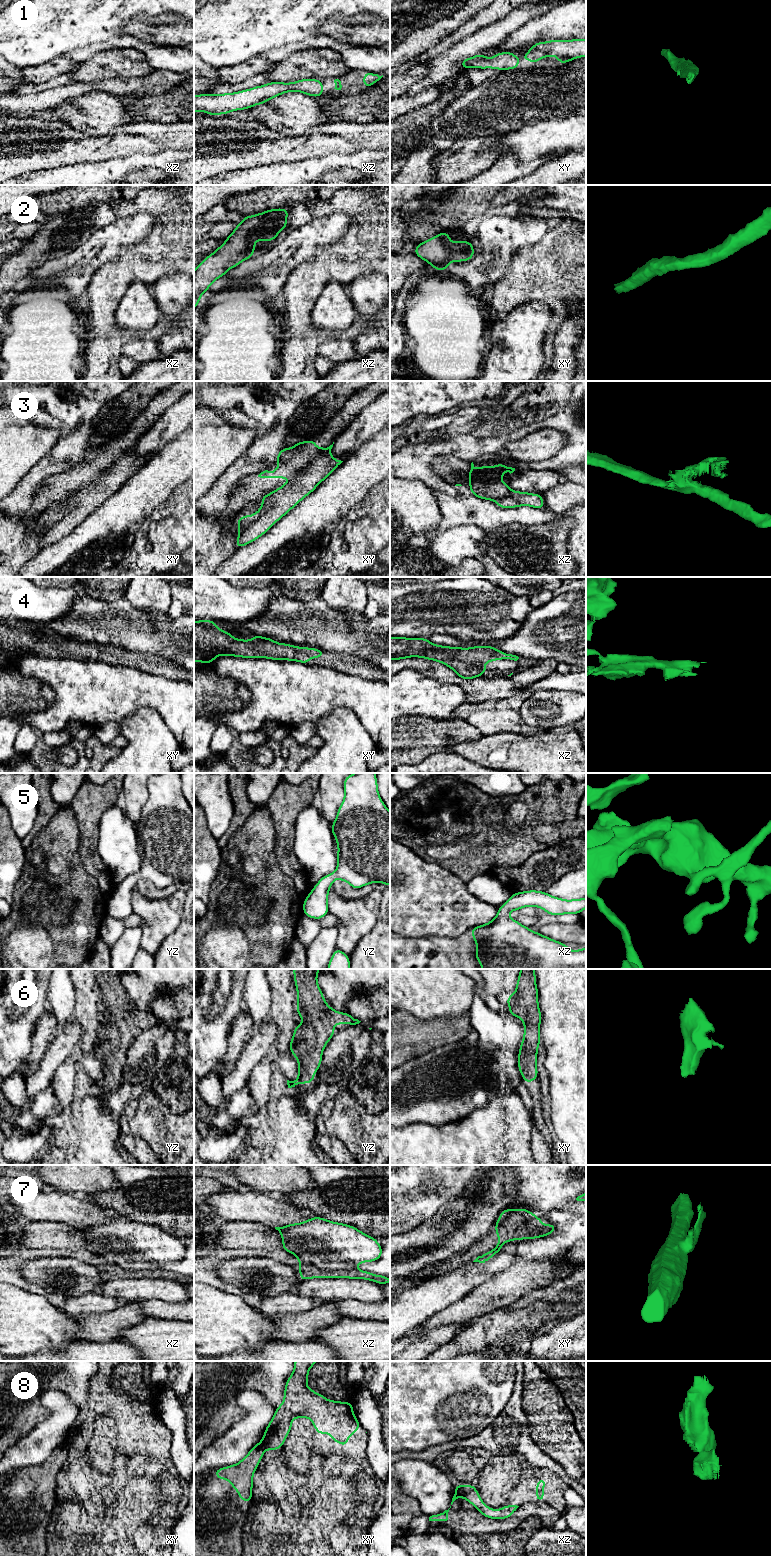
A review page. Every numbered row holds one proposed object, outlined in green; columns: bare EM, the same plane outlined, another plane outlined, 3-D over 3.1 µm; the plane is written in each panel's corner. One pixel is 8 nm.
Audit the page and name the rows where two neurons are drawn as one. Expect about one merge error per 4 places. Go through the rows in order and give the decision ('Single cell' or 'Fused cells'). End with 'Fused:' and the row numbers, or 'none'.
1: Single cell
2: Single cell
3: Fused cells
4: Single cell
5: Single cell
6: Single cell
7: Fused cells
8: Fused cells
Fused: 3, 7, 8

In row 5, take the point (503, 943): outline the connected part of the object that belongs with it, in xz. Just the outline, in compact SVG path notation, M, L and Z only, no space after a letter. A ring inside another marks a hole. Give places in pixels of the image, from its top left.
M536 890L512 894L498 908L497 916L492 921L470 929L477 946L473 954L482 969L586 969L586 948L571 951L569 946L534 932L508 916L509 912L528 906L539 907L555 916L580 914L586 908L586 898L564 900Z

